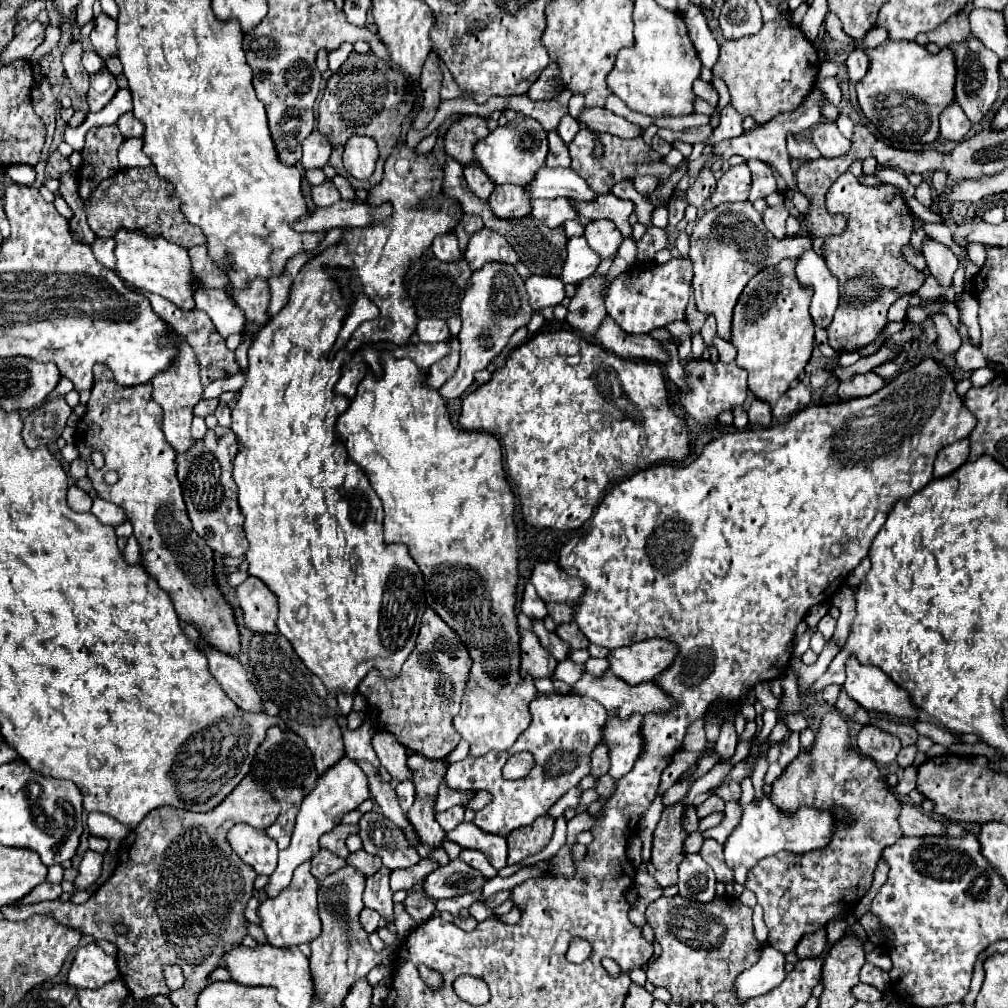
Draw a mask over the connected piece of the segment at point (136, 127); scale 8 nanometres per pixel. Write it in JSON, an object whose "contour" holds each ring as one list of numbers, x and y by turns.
{"contour":[[133,113,121,115,119,121,117,121,117,127,121,129,121,135,123,135,125,139,127,139,127,137,141,137,143,131,145,131,143,123,141,123,139,119,135,119]]}

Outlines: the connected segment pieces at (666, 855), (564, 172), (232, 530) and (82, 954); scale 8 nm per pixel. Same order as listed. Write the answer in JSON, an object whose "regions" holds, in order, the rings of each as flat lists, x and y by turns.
{"regions":[[[681,803,667,807,653,833,651,863,657,869,653,877,661,887,669,887,677,883,677,867,685,857,683,841,687,839,687,833,681,827,681,815,683,815]],[[541,167,539,175,527,185,531,197,537,199,571,199,571,201,595,201,599,193,595,193,583,177,579,177,571,167]],[[215,427,205,433,201,441,195,441,185,453,179,453,175,463,179,469,179,481,183,487,183,499,193,523,193,529,207,541,213,551,225,557,243,557,249,541,245,537,245,517,237,503,237,485,231,477,233,459,237,455,237,437,229,427]],[[95,943,81,947,69,969,69,985,79,989,99,989,117,977,117,959,105,955,105,951]]]}

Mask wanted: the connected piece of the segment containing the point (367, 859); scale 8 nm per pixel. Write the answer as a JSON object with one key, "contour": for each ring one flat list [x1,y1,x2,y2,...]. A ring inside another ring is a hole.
{"contour":[[367,851,351,853,351,855,347,857,347,861,349,861,353,867,361,869,365,875,375,875,375,873,383,867,379,855,371,855,371,853,367,853]]}

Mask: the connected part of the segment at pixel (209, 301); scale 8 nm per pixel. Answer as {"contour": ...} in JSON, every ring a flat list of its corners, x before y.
{"contour":[[197,289,195,303,197,309,205,311,211,317,221,337,243,333,247,323,245,313,229,299,223,289]]}

